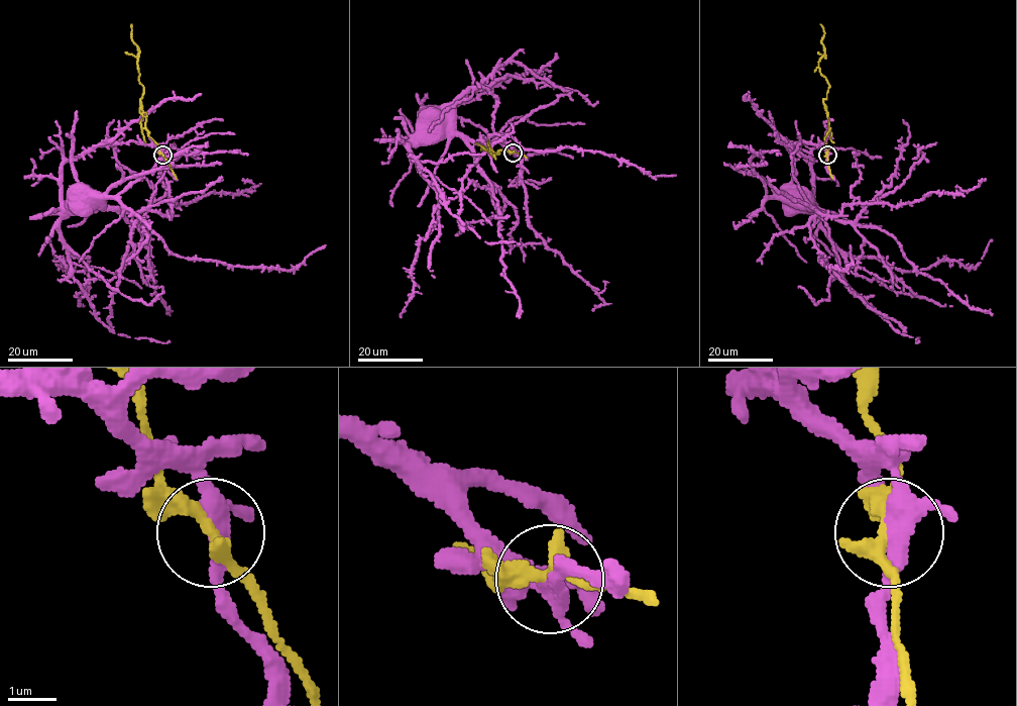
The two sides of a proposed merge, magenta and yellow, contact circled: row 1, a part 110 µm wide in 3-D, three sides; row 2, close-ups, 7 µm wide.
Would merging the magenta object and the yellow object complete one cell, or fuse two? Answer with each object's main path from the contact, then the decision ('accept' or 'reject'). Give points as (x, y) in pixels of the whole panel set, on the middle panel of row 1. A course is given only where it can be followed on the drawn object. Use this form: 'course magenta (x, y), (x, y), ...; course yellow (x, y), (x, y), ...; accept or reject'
course magenta (513, 153), (449, 113), (412, 137), (503, 140), (521, 160), (529, 226), (604, 303), (592, 311); course yellow (513, 153), (499, 150), (495, 155), (490, 148), (493, 155), (487, 143), (488, 149), (481, 149), (481, 145); reject

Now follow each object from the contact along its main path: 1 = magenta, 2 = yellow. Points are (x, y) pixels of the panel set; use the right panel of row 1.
1: (827, 155), (803, 140), (788, 145), (812, 160), (810, 207), (821, 214), (901, 206), (986, 178)
2: (827, 155), (825, 136), (829, 119), (823, 100), (829, 86), (818, 67), (824, 46), (824, 30), (820, 24)

